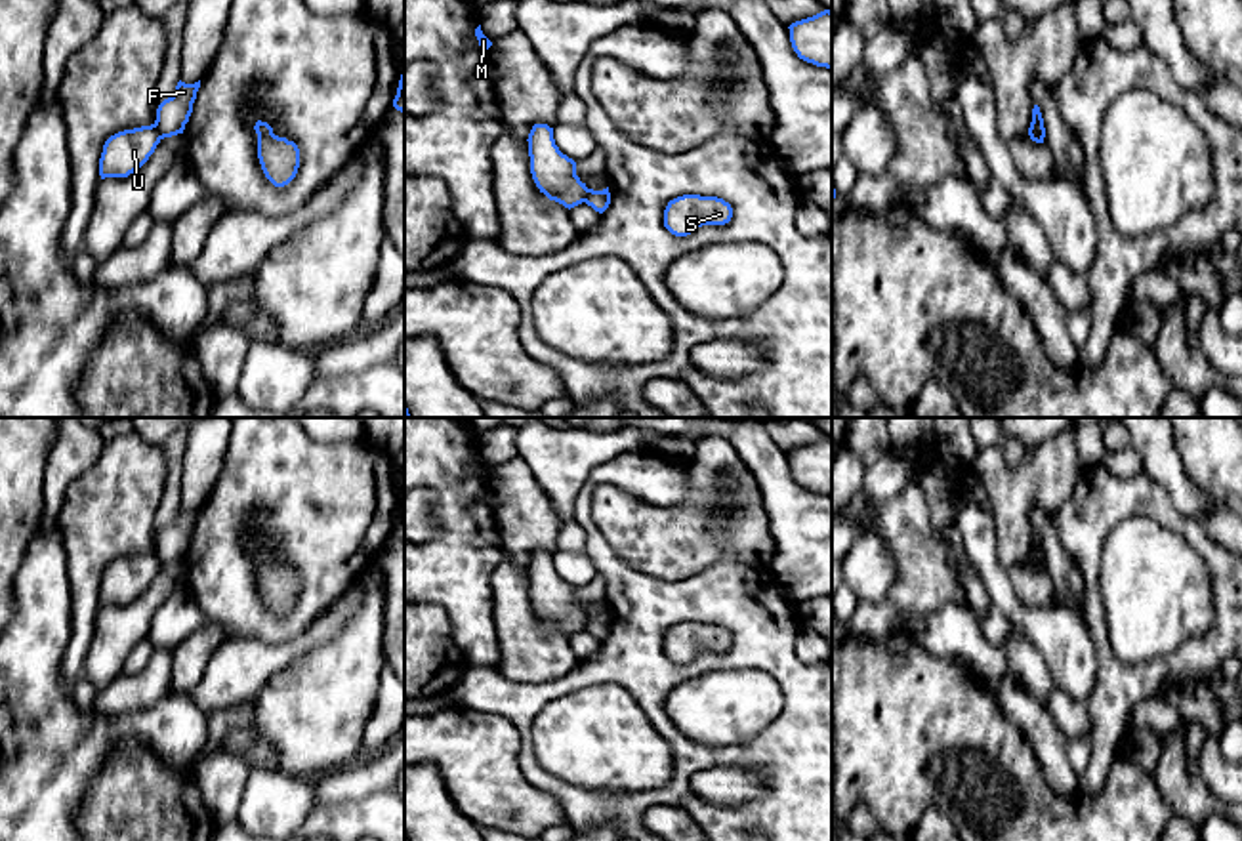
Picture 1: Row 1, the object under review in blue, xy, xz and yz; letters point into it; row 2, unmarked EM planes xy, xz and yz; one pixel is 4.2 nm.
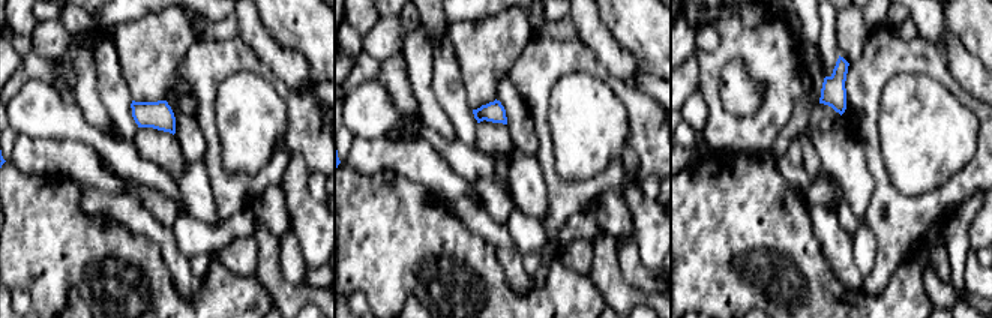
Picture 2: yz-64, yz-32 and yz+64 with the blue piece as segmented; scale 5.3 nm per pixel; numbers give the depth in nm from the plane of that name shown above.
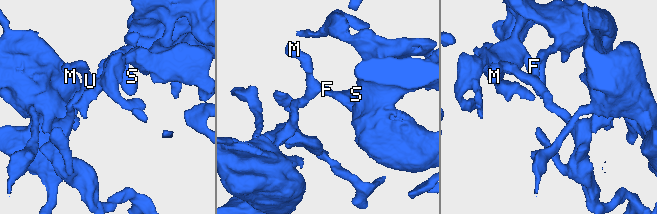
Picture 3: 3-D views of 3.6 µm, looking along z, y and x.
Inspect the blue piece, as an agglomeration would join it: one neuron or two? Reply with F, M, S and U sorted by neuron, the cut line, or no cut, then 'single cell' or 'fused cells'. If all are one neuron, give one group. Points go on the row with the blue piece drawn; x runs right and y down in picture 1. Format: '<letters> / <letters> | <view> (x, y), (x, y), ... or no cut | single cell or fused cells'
F M S U | no cut | single cell

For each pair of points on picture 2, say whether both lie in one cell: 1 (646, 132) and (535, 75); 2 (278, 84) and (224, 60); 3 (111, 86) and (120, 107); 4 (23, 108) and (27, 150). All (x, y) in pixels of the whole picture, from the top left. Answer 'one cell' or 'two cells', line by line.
1: one cell
2: one cell
3: one cell
4: two cells

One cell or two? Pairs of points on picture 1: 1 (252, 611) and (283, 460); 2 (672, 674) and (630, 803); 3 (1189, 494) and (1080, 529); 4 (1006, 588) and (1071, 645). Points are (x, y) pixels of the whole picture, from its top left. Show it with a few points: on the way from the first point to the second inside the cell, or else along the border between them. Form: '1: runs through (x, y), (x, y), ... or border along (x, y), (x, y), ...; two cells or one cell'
1: runs through (233, 573), (233, 521), (250, 498); one cell
2: runs through (659, 712), (682, 744), (682, 773), (668, 788); one cell
3: border along (1143, 471), (1183, 515), (1199, 523); two cells
4: runs through (1015, 607), (1027, 618), (1052, 630); one cell

